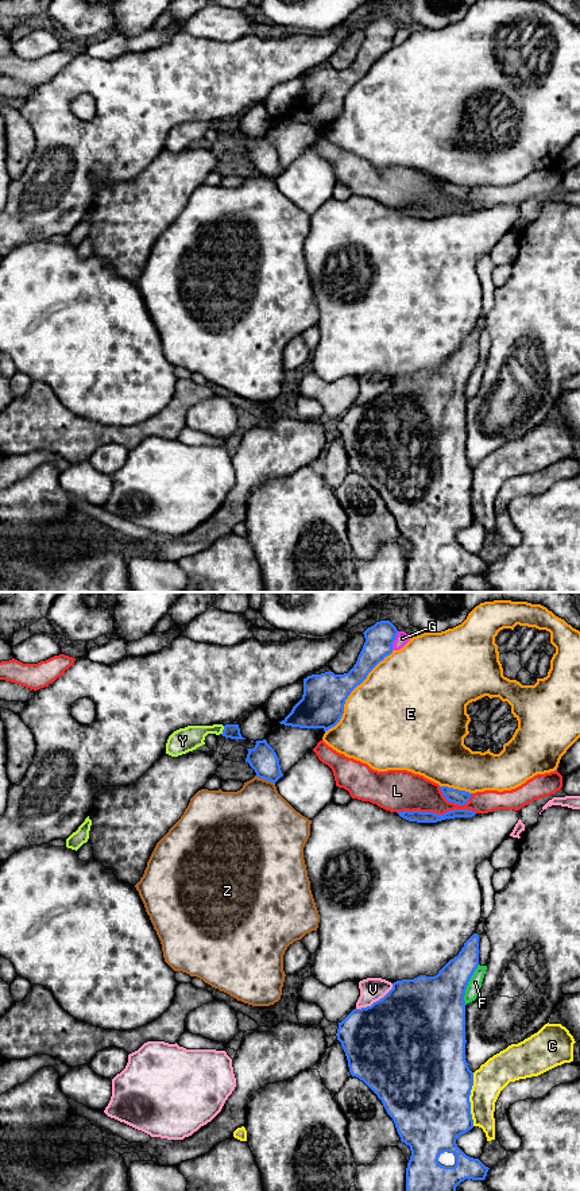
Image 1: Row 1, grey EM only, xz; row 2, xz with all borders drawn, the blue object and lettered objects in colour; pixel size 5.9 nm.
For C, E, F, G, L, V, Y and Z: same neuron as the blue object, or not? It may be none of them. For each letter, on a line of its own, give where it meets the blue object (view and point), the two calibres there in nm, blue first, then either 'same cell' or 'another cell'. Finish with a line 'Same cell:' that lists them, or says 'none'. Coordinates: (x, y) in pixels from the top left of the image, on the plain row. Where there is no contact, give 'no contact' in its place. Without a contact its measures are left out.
C: xz (468, 495) | 500/190 nm | another cell
E: xz (352, 85) | 260/480 nm | another cell
F: xz (467, 381) | 380/80 nm | another cell
G: xz (393, 37) | 170/80 nm | another cell
L: xz (436, 209) | 70/240 nm | another cell
V: xz (376, 397) | 500/140 nm | another cell
Y: xz (223, 126) | 90/150 nm | same cell
Z: xz (266, 174) | 170/400 nm | another cell
Same cell: Y

